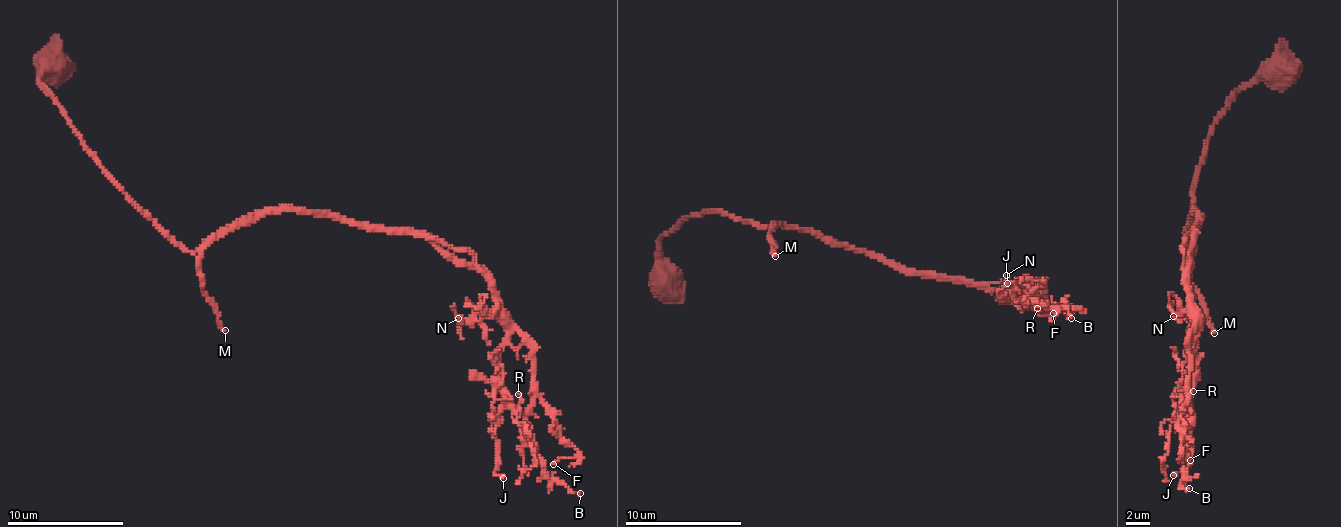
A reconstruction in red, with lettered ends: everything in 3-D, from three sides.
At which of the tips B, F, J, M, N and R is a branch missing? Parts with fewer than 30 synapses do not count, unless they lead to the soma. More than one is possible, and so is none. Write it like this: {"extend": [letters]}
{"extend": ["M"]}

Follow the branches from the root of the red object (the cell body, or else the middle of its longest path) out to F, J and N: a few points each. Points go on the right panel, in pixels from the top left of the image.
F: (1201, 217), (1196, 217), (1198, 225), (1192, 227), (1186, 258), (1189, 315), (1195, 324), (1179, 454), (1190, 460)
J: (1201, 217), (1186, 258), (1197, 321), (1184, 420), (1190, 464), (1173, 475)
N: (1201, 217), (1196, 217), (1198, 225), (1192, 227), (1186, 258), (1189, 307), (1195, 319), (1173, 316)

